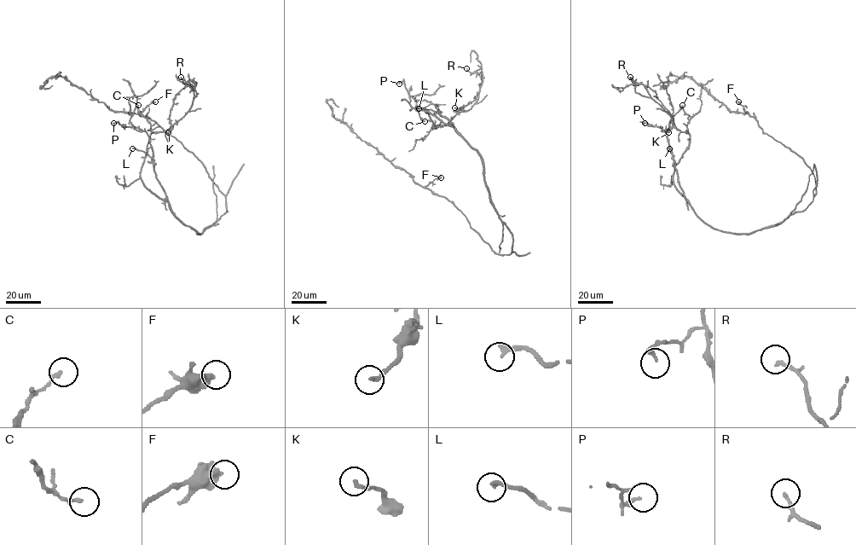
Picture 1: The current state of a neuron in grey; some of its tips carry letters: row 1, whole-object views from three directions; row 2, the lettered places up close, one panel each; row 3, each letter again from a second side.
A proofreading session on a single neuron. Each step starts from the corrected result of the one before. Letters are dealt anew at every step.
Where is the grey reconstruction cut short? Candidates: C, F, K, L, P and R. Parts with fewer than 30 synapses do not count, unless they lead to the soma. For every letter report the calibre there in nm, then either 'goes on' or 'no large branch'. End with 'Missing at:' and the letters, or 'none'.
C: calibre 170 nm; no large branch
F: calibre 500 nm; no large branch
K: calibre 160 nm; no large branch
L: calibre 240 nm; no large branch
P: calibre 220 nm; no large branch
R: calibre 170 nm; no large branch
Missing at: none

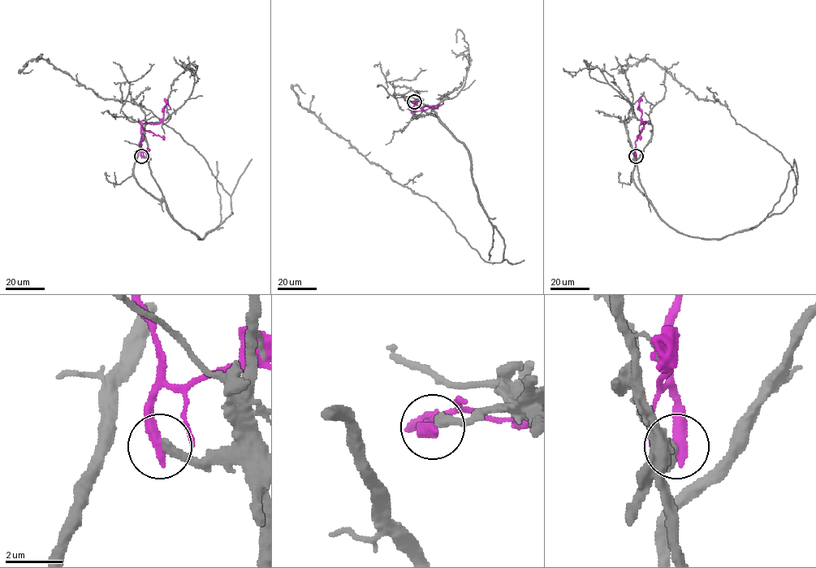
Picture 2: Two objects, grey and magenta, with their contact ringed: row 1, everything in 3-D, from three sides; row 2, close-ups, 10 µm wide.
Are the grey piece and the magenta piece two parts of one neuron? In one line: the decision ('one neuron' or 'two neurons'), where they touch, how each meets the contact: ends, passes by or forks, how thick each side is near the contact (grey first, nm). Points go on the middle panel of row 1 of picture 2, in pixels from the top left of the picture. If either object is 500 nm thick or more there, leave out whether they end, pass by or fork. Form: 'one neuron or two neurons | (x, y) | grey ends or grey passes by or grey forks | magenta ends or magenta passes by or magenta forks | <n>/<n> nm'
two neurons | (414, 101) | grey ends | magenta ends | 340/460 nm

